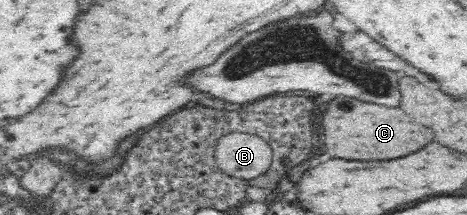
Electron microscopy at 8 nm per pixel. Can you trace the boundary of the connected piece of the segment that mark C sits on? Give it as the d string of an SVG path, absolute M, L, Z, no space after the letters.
M333 96L324 113L324 149L332 159L350 161L390 161L410 155L430 141L434 131L412 123L400 107L384 107L376 103L362 103L352 97Z

